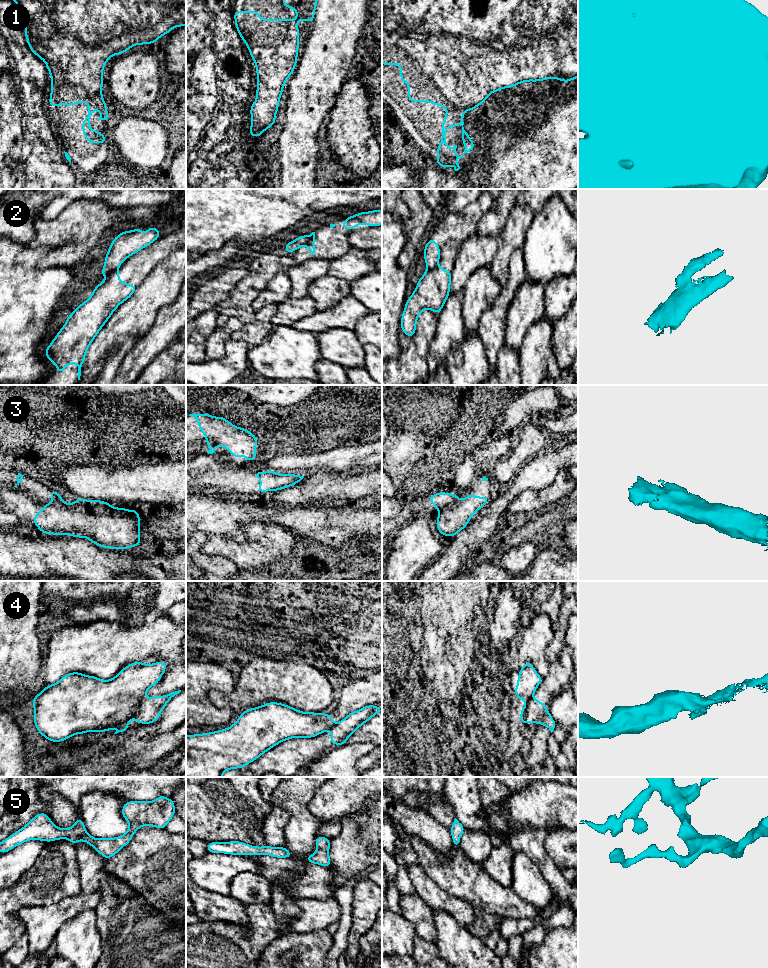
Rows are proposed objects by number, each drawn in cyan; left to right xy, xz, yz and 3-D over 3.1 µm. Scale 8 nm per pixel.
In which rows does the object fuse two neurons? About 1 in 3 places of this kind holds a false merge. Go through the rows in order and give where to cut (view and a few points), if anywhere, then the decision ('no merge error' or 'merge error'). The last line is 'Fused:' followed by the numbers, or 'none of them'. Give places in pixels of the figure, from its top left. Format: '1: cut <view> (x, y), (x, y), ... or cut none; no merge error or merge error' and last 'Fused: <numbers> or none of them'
1: cut none; no merge error
2: cut xy (117, 267), (107, 275); merge error
3: cut yz (455, 495), (455, 499), (439, 512); merge error
4: cut xy (144, 697), (137, 704), (134, 716); merge error
5: cut none; no merge error
Fused: 2, 3, 4

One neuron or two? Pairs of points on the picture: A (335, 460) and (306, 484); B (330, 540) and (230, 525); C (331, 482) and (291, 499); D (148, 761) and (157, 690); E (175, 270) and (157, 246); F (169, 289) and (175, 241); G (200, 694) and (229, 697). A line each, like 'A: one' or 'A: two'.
A: two
B: one
C: one
D: two
E: two
F: two
G: two

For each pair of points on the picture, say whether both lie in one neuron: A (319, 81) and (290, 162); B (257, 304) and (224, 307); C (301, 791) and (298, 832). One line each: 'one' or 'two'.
A: one
B: two
C: one

